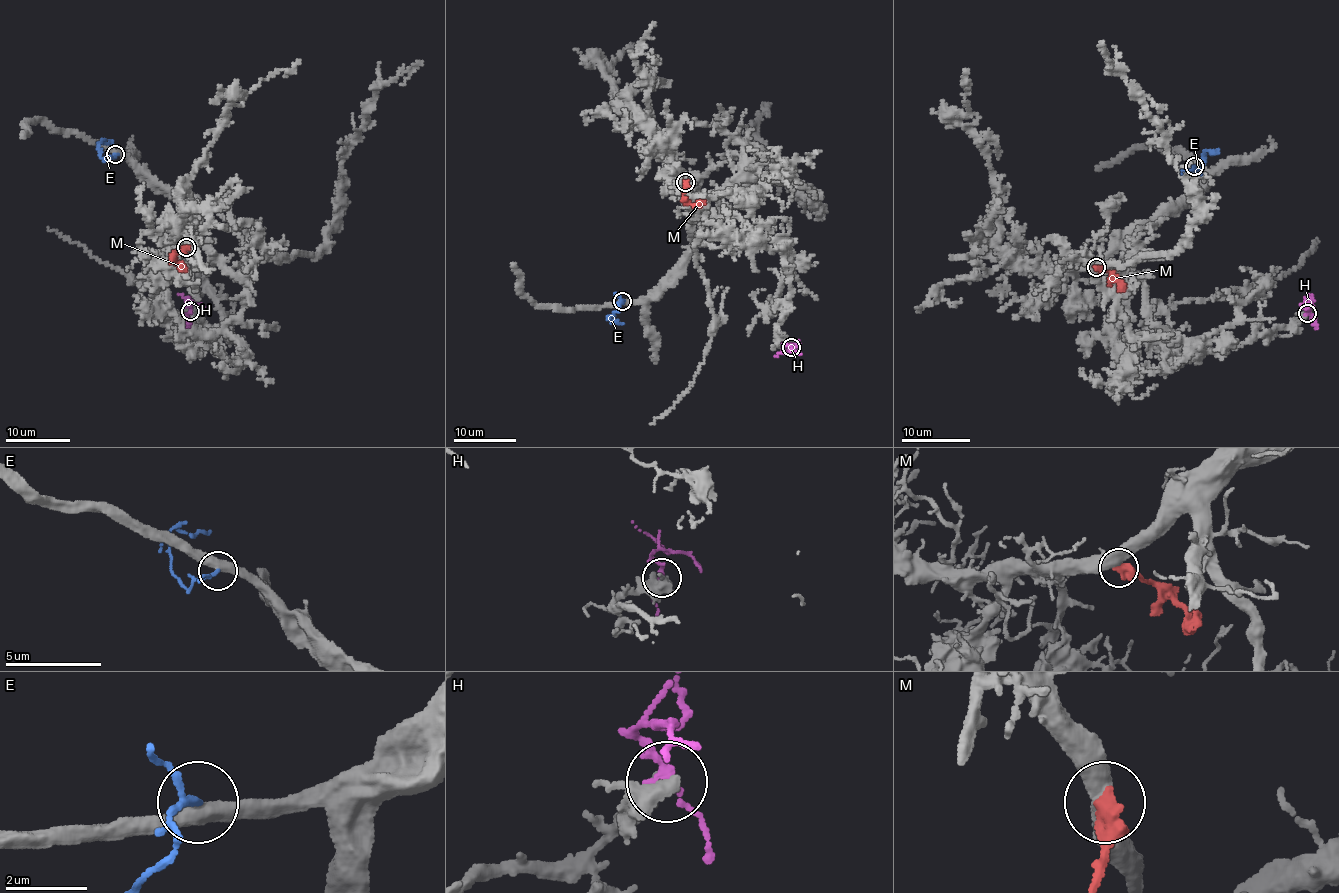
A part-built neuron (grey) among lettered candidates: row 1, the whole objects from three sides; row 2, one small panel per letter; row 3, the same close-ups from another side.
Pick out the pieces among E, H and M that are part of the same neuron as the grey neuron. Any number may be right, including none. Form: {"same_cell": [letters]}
{"same_cell": []}

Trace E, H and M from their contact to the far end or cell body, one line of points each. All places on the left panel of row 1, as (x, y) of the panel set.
E: (115, 155), (106, 160), (101, 157), (99, 143), (102, 140), (112, 141)
H: (189, 312), (188, 299), (179, 293)
M: (186, 247), (174, 255), (187, 270)

